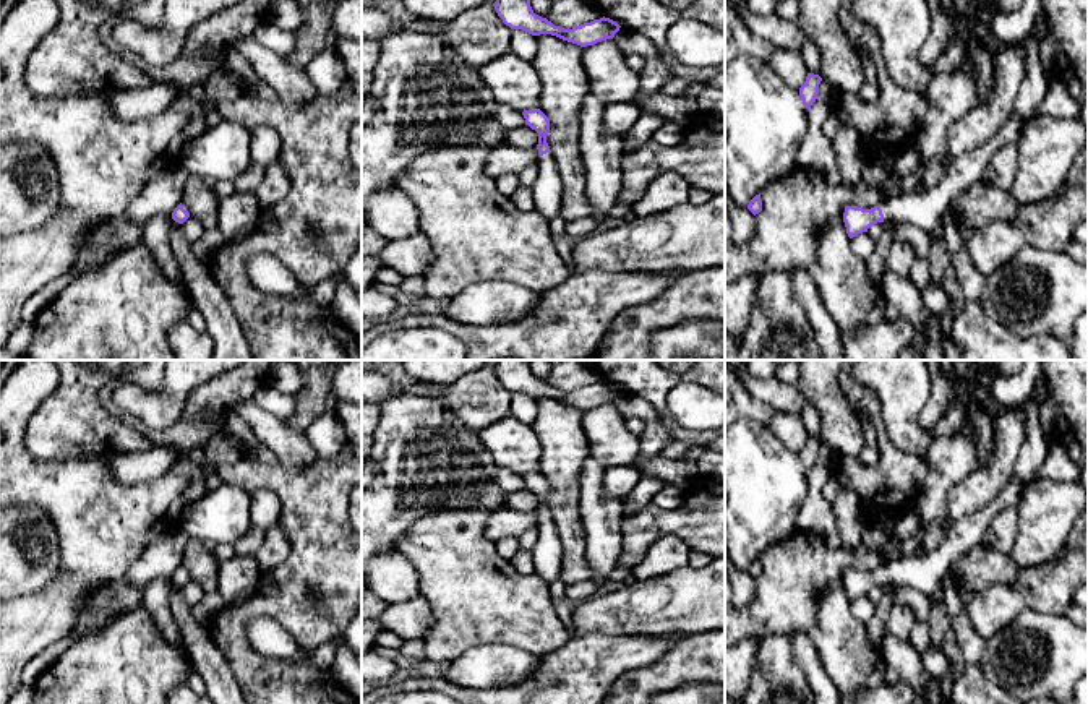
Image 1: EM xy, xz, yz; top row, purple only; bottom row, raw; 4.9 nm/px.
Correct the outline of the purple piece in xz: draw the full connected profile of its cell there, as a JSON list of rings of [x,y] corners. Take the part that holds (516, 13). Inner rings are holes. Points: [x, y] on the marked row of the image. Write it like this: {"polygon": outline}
{"polygon": [[[496,0],[493,6],[511,29],[522,29],[532,36],[551,34],[580,47],[613,39],[621,28],[616,21],[603,16],[572,29],[564,29],[535,15],[530,0]]]}

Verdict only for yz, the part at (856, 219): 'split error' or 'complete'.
split error

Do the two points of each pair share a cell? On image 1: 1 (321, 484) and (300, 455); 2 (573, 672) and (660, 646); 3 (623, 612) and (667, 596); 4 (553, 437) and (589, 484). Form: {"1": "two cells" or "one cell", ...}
{"1": "two cells", "2": "one cell", "3": "one cell", "4": "two cells"}

